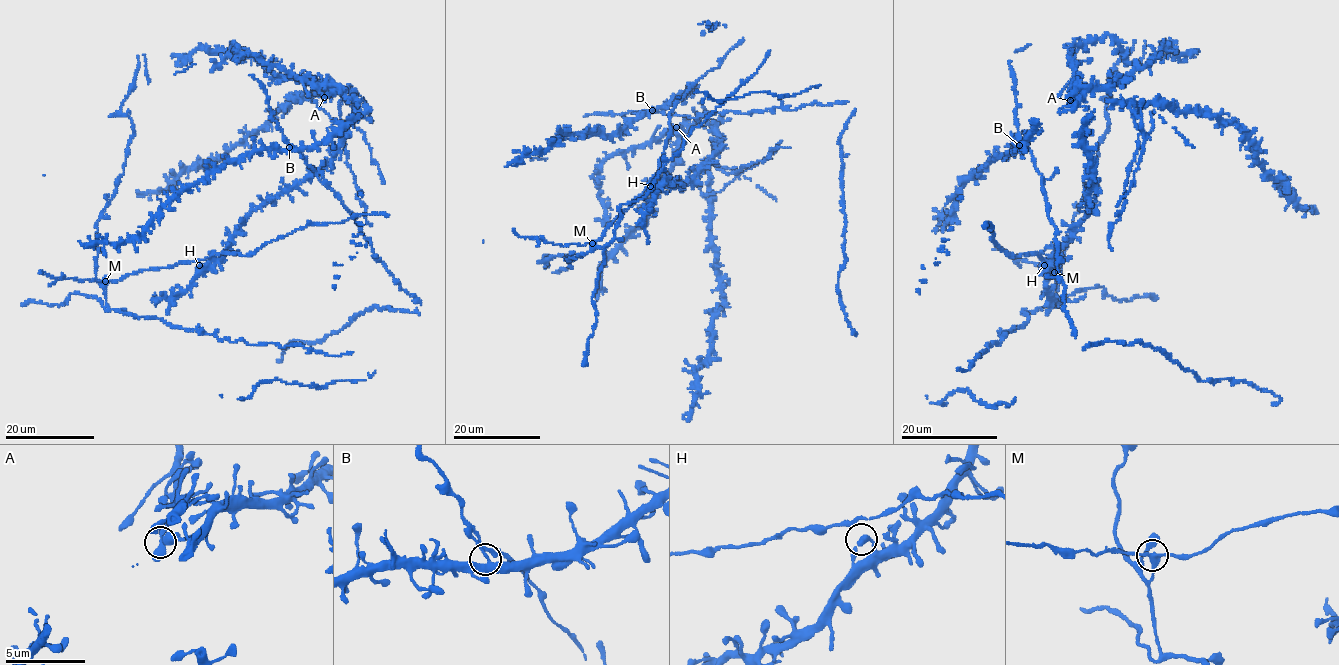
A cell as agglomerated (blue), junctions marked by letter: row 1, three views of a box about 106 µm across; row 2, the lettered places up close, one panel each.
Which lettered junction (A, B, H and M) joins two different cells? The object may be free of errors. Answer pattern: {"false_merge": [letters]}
{"false_merge": ["M"]}

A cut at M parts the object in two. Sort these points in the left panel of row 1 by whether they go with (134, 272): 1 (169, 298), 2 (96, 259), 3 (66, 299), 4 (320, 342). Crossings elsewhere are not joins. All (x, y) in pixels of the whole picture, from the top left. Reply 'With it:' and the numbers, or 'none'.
With it: 1, 4

